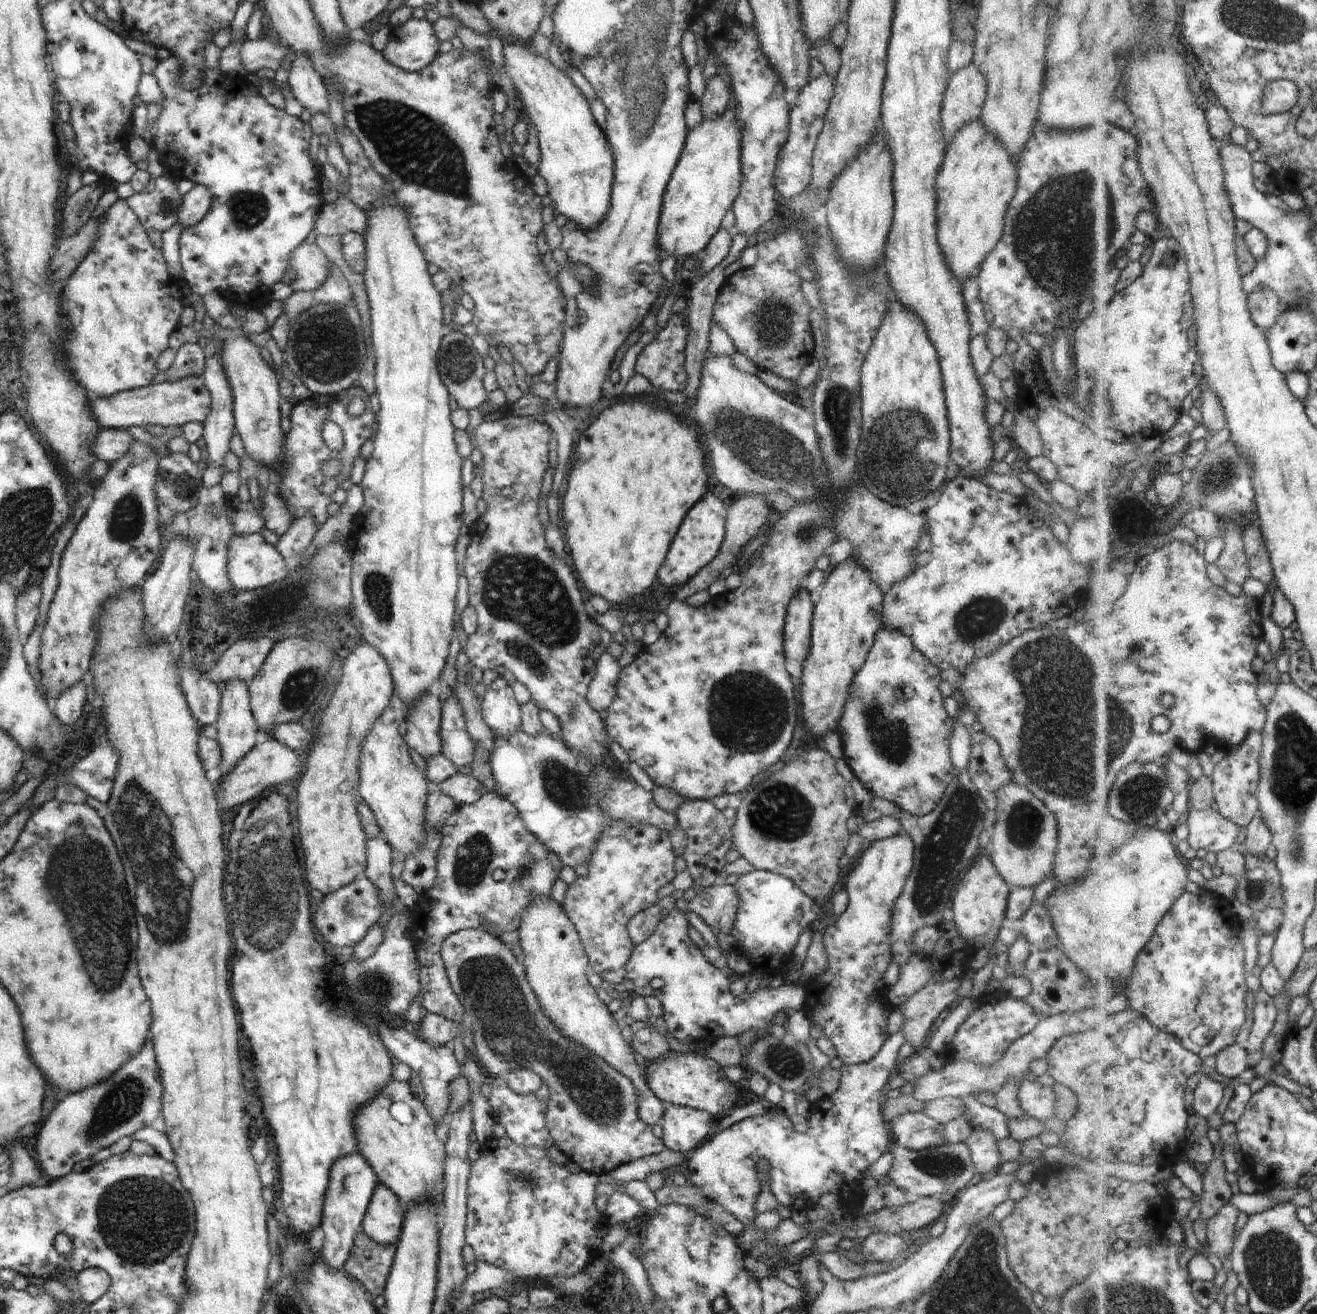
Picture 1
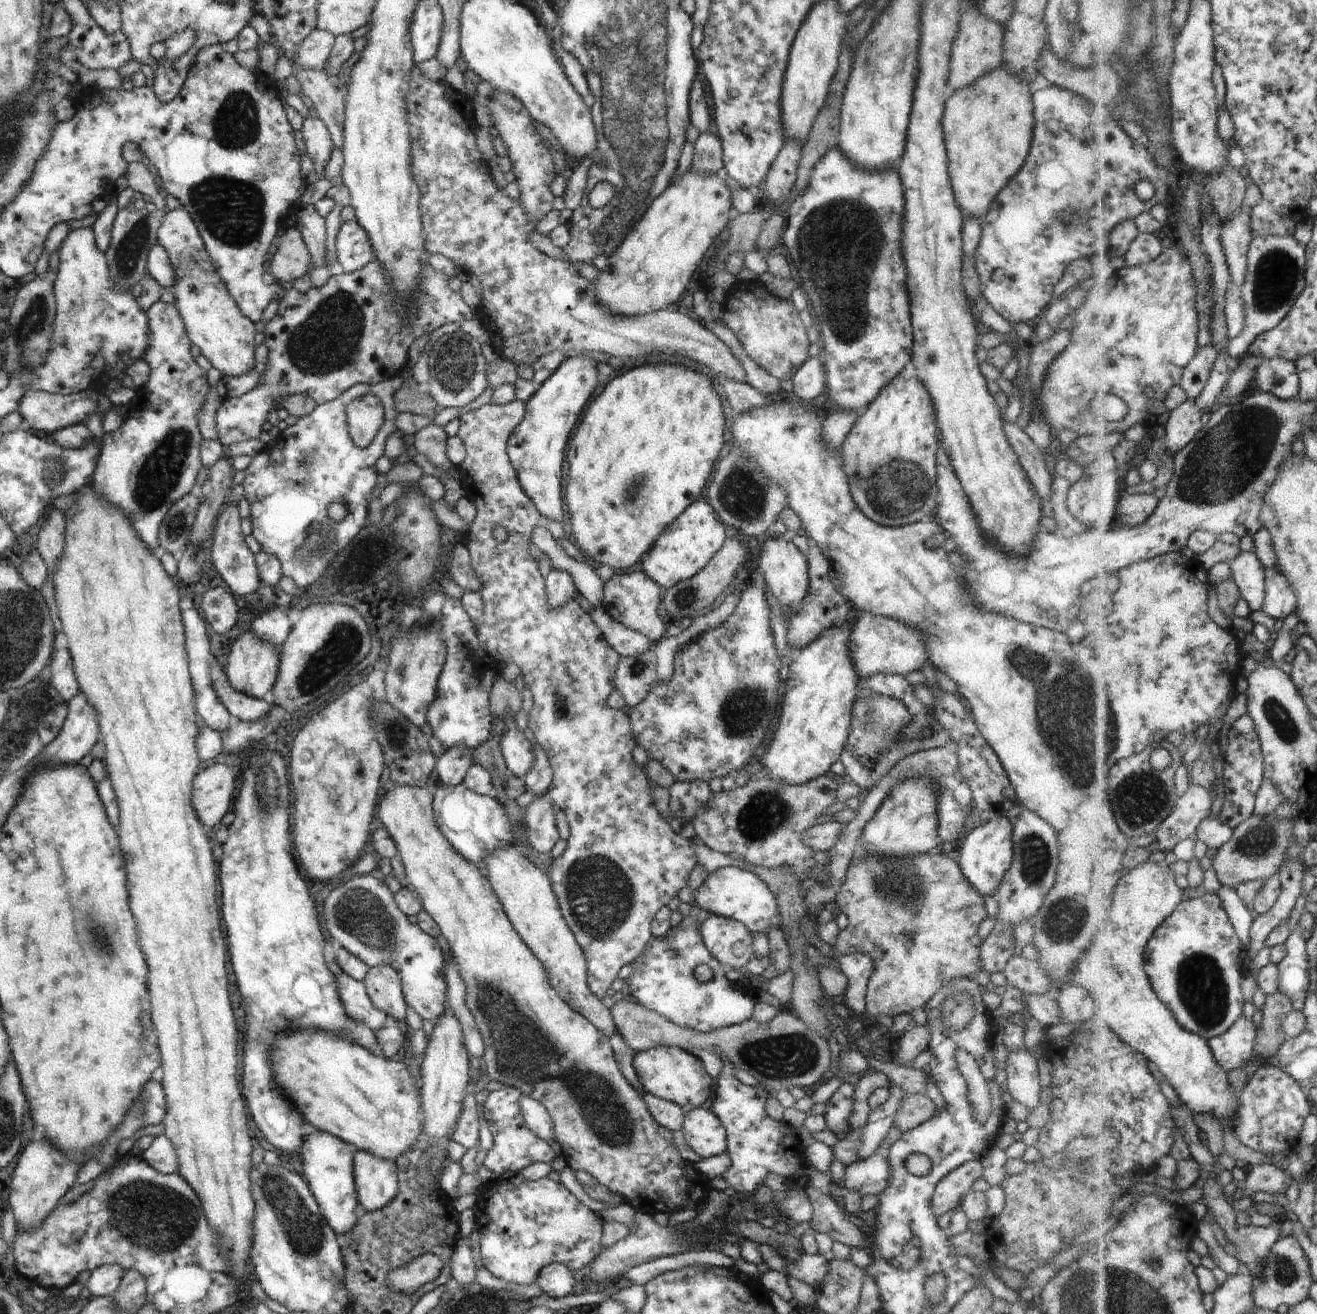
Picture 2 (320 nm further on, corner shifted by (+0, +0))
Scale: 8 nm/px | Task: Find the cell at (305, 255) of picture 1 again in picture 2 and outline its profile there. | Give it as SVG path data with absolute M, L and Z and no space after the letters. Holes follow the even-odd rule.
M295 226L285 228L282 234L280 246L273 249L273 261L269 267L274 278L293 283L311 272L312 258Z

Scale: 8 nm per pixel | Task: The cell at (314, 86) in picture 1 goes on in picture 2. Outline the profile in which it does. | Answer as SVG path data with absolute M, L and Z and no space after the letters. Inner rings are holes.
M313 113L312 116L308 116L304 120L301 131L304 142L306 142L306 152L310 156L310 160L312 160L312 164L314 164L314 170L316 170L316 174L321 179L324 179L324 168L328 164L326 160L330 160L333 150L333 143L328 133L328 128Z

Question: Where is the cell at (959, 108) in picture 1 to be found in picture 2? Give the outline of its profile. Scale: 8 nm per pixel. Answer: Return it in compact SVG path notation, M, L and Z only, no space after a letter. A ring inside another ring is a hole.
M976 6L964 9L960 16L958 36L956 36L956 40L952 44L952 52L950 52L950 74L947 81L950 92L962 90L962 88L974 84L978 78L986 76L988 72L994 72L996 68L1004 66L1002 28L1002 25L982 16Z

